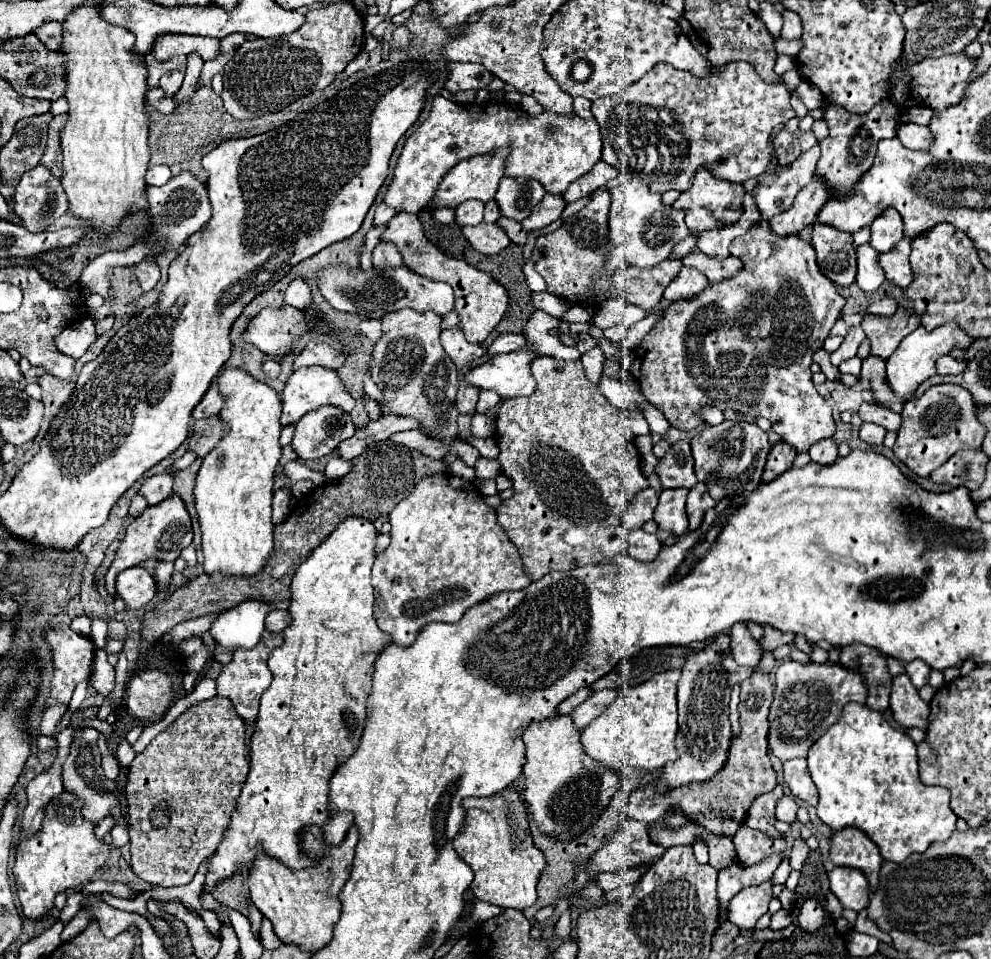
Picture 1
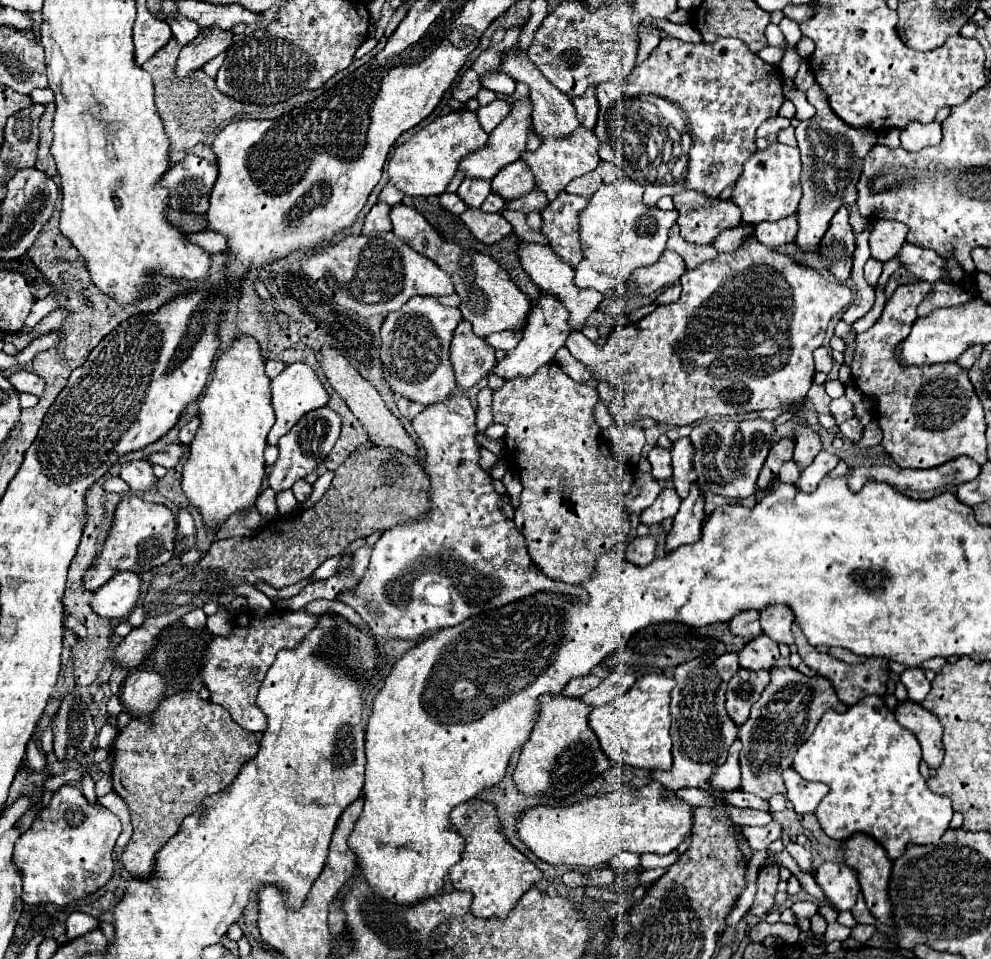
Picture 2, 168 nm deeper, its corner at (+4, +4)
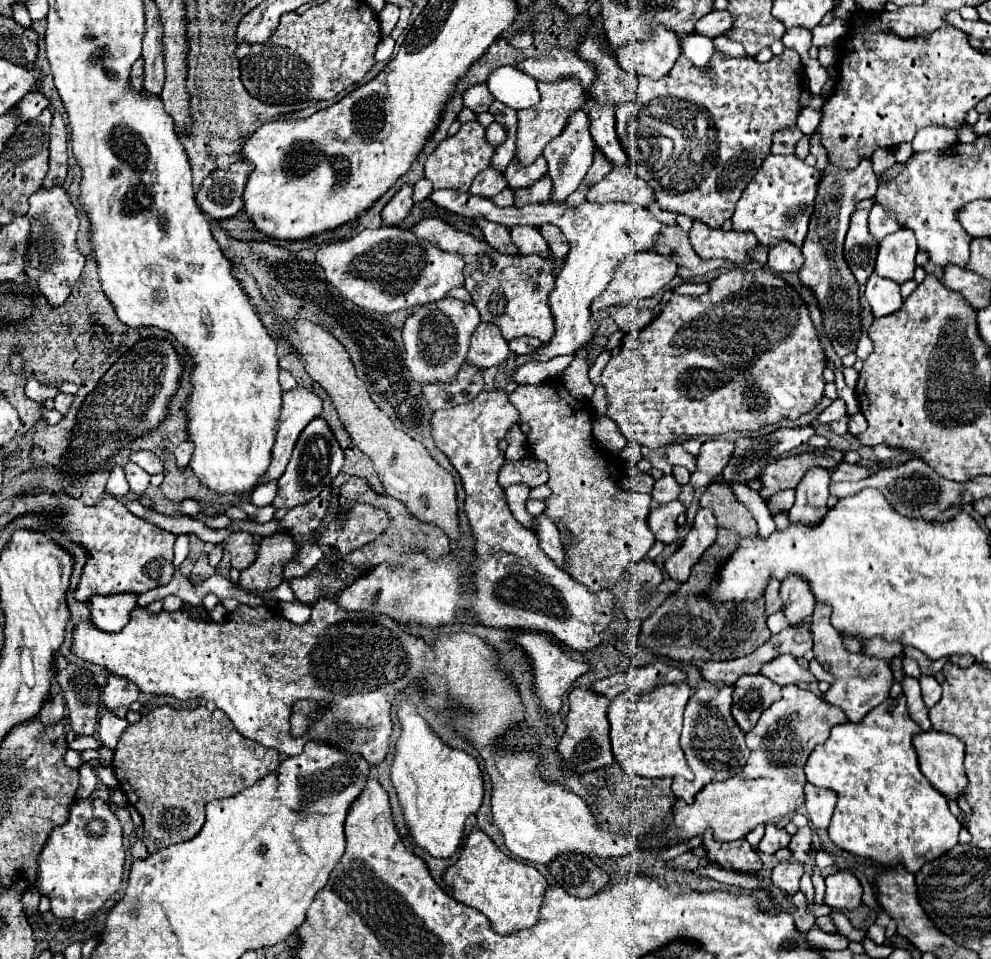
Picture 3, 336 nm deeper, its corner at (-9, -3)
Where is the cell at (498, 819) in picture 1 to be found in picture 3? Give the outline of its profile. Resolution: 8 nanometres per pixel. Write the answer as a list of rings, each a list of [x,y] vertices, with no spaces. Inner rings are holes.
[[[480,829],[470,831],[458,861],[444,873],[444,879],[452,885],[452,897],[486,915],[492,929],[500,935],[510,935],[536,925],[540,903],[548,887],[548,881],[532,865],[502,853]]]

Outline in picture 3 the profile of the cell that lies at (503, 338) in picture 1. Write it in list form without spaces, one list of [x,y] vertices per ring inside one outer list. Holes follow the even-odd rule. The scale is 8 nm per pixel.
[[[516,337],[510,341],[510,351],[516,355],[526,355],[526,353],[538,349],[538,345],[542,345],[542,343],[534,337]]]

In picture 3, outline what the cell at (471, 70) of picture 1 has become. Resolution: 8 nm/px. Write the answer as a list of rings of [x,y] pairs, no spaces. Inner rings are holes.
[[[474,85],[470,87],[466,93],[464,93],[464,105],[476,113],[482,113],[482,111],[488,111],[488,107],[492,105],[494,97],[492,93],[488,93],[486,85]]]

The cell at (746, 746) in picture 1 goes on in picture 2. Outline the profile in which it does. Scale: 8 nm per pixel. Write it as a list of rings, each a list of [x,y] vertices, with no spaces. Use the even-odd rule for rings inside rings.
[[[739,668],[727,686],[727,712],[735,724],[741,726],[749,718],[751,706],[759,700],[761,692],[769,684],[769,672],[753,672]]]

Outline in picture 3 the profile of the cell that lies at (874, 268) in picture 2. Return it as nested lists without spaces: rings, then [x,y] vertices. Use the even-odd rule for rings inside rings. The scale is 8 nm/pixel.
[[[872,273],[866,283],[866,299],[872,307],[874,317],[890,315],[890,313],[898,311],[902,305],[900,285],[896,281],[880,277],[878,273]]]

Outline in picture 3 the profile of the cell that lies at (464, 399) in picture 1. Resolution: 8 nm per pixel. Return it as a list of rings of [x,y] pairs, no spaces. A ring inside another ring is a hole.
[[[480,323],[472,333],[466,363],[476,369],[490,369],[506,363],[508,357],[510,357],[508,341],[502,337],[498,327],[490,323]]]

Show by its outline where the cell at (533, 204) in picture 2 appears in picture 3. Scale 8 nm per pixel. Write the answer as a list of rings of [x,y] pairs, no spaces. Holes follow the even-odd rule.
[[[542,177],[542,181],[536,181],[536,185],[530,185],[526,189],[514,191],[514,201],[518,207],[534,205],[534,203],[548,203],[552,195],[552,181],[550,177]]]

